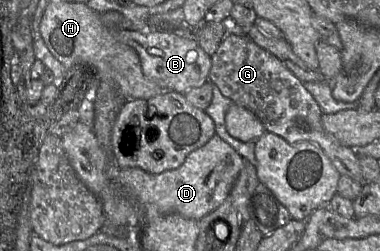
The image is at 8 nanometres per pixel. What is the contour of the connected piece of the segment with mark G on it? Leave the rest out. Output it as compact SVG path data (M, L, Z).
M228 33L211 56L209 81L233 103L242 106L263 123L266 131L289 143L310 141L317 144L341 175L364 183L358 156L327 133L321 123L321 108L297 78L279 59L258 46L247 35Z

